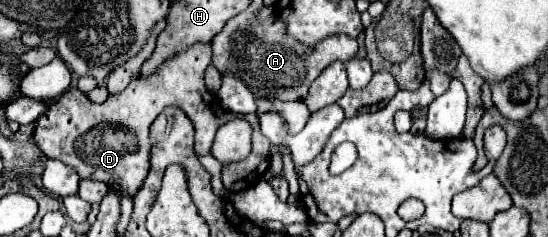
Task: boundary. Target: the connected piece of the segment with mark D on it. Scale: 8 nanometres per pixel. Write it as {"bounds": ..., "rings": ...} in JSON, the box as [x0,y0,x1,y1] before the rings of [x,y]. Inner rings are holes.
{"bounds":[32,43,236,195],"rings":[[[196,43],[192,49],[186,49],[184,53],[166,61],[152,79],[146,81],[146,79],[138,77],[124,91],[108,95],[108,99],[100,105],[88,101],[86,95],[82,95],[78,89],[68,89],[66,95],[60,95],[58,101],[52,103],[50,111],[36,121],[36,129],[34,129],[34,135],[32,135],[34,143],[38,145],[38,149],[48,159],[58,159],[58,161],[74,167],[76,173],[82,179],[98,179],[98,181],[104,181],[104,183],[112,181],[112,185],[118,187],[118,191],[122,195],[126,195],[126,193],[134,195],[140,189],[142,181],[146,179],[146,173],[148,173],[148,167],[150,167],[150,161],[148,161],[148,153],[150,153],[148,127],[166,105],[180,107],[186,113],[186,117],[190,117],[190,121],[196,129],[194,151],[198,155],[208,155],[218,127],[236,117],[234,113],[228,113],[226,109],[222,109],[220,103],[216,101],[216,95],[210,93],[204,85],[204,73],[208,69],[208,65],[212,63],[210,57],[212,57],[212,45]]]}

